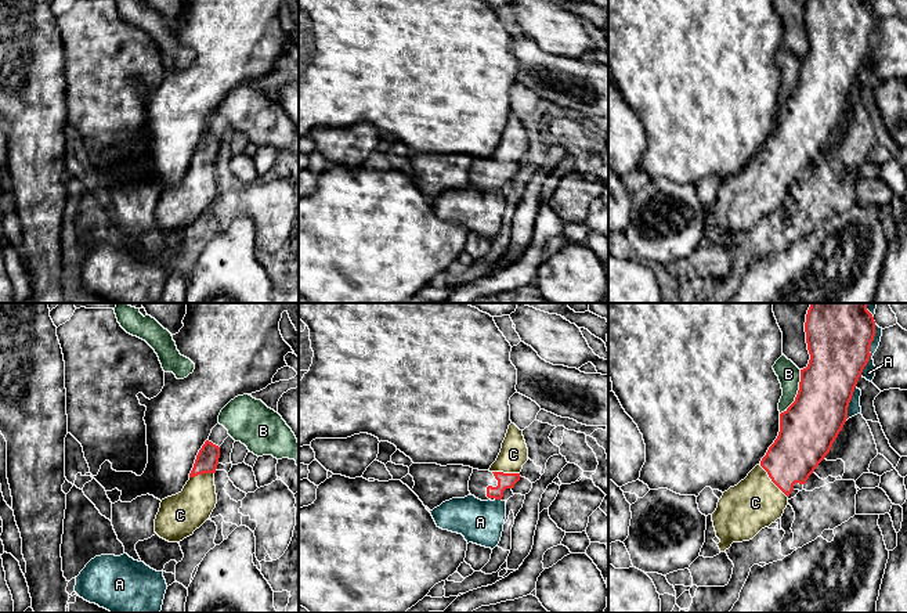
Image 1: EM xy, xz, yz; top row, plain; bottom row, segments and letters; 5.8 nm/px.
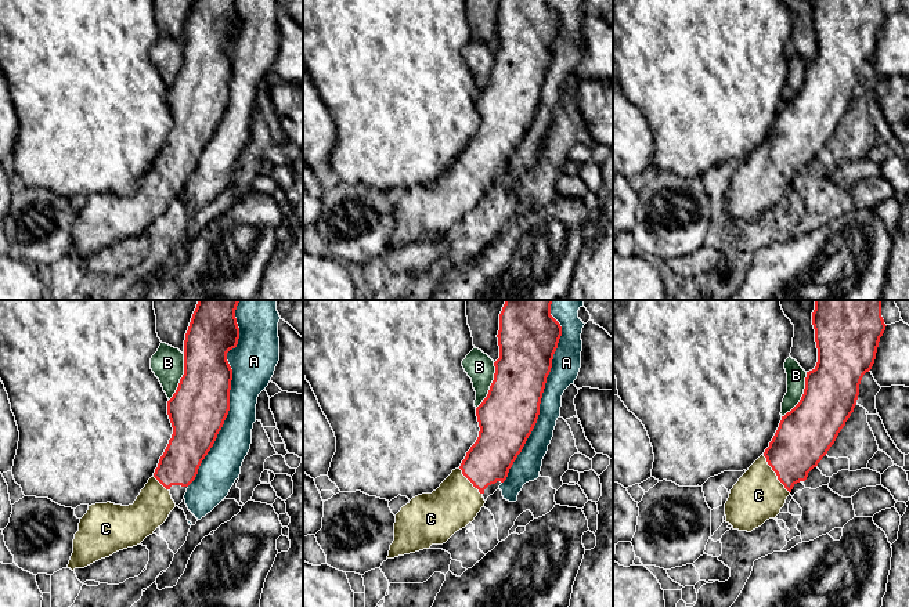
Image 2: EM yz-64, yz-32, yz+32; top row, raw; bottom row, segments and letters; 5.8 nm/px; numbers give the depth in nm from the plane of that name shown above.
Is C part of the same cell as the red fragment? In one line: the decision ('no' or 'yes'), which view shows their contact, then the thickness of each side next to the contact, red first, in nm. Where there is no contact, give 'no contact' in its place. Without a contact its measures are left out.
yes; meets red in yz; 300 nm thick on the red side, 300 nm on the other

